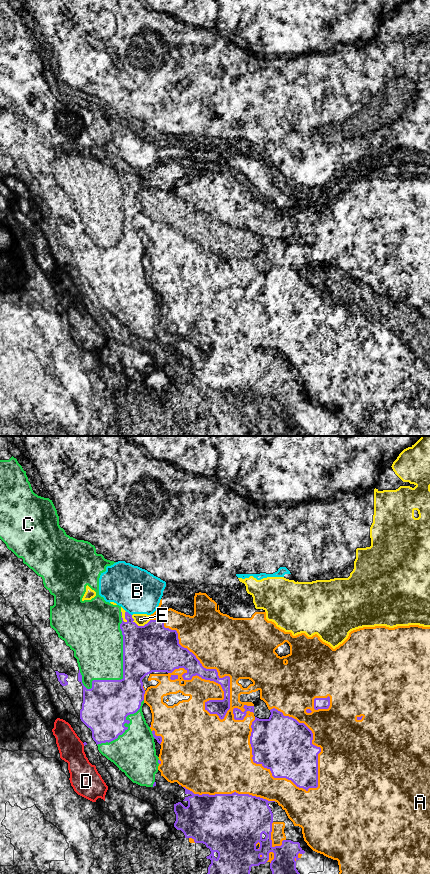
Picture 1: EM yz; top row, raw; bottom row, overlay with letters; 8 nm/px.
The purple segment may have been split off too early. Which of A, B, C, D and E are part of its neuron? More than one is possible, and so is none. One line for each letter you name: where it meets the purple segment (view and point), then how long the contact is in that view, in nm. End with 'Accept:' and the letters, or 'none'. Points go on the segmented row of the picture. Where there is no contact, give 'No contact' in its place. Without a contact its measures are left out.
Accept: none

